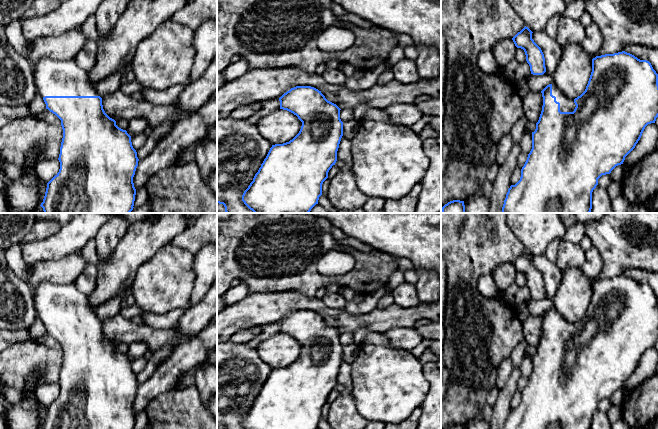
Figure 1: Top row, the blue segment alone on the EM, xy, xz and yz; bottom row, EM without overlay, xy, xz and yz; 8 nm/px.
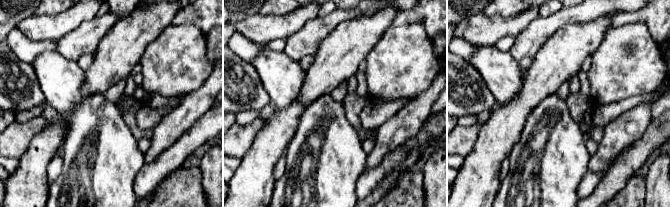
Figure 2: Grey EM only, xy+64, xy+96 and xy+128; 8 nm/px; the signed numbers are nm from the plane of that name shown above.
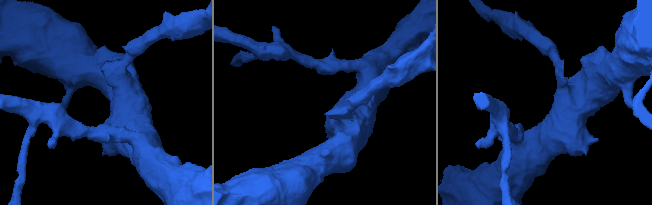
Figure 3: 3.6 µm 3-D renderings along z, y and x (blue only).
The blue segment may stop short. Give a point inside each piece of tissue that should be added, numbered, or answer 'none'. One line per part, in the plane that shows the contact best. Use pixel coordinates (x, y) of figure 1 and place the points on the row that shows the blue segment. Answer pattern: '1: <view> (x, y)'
1: xy (52, 77)

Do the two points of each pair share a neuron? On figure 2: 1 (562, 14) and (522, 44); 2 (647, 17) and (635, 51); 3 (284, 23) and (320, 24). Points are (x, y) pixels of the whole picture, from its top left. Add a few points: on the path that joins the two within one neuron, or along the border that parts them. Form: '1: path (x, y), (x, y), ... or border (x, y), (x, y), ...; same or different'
1: path (552, 24), (542, 28), (532, 37); same
2: border (622, 25), (642, 22), (651, 37), (658, 44); different
3: border (319, 15), (309, 19), (287, 38); different

